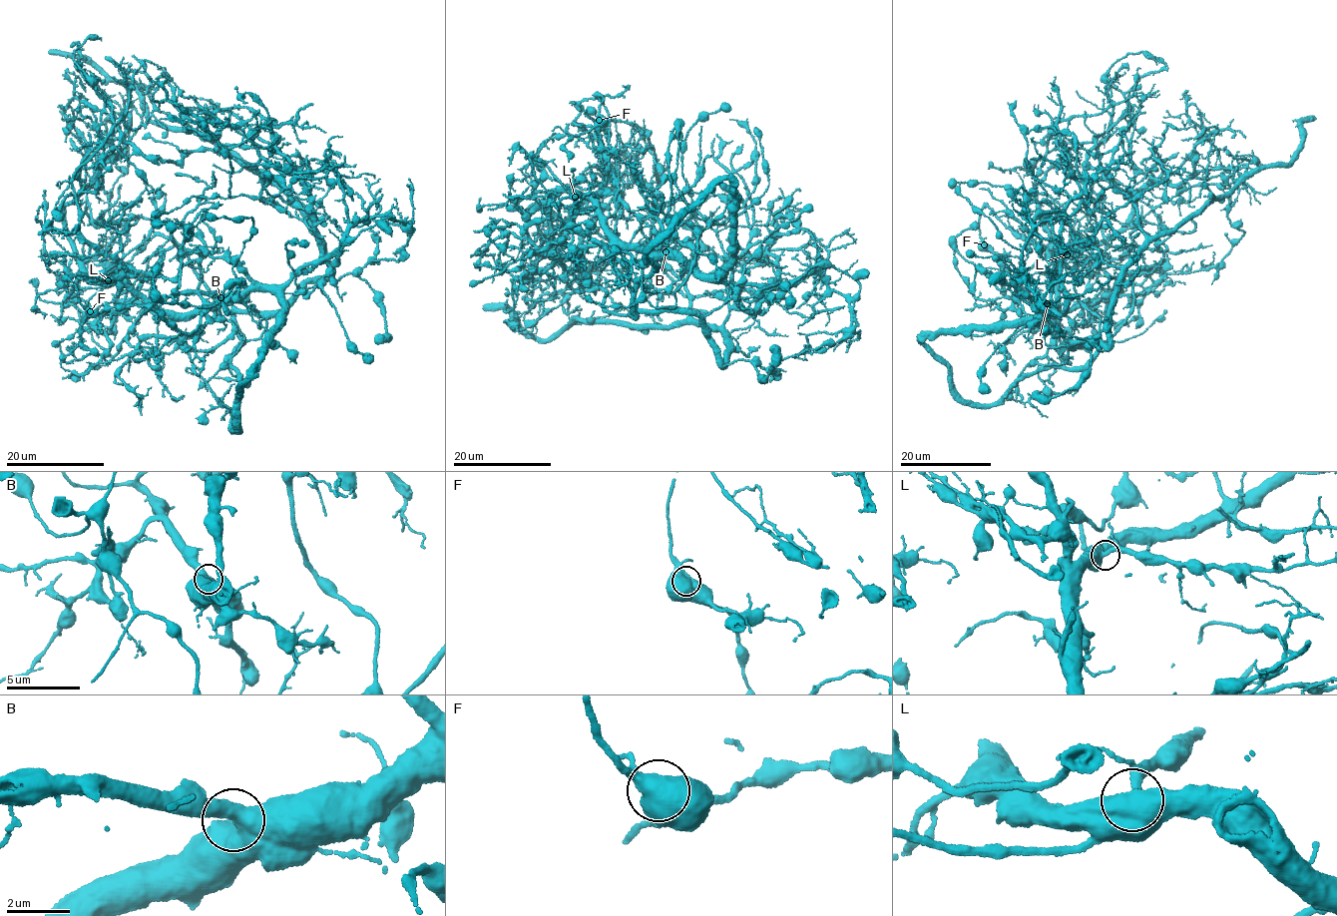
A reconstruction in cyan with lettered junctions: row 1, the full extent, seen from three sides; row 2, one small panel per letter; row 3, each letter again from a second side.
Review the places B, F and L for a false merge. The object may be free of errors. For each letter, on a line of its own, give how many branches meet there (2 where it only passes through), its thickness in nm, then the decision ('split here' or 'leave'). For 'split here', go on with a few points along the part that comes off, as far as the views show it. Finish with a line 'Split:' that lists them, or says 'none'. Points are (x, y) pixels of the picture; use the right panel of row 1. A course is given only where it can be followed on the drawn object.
B: branches 2; calibre 650 nm; leave
F: branches 2; calibre 700 nm; leave
L: branches 2; calibre 550 nm; leave
Split: none

